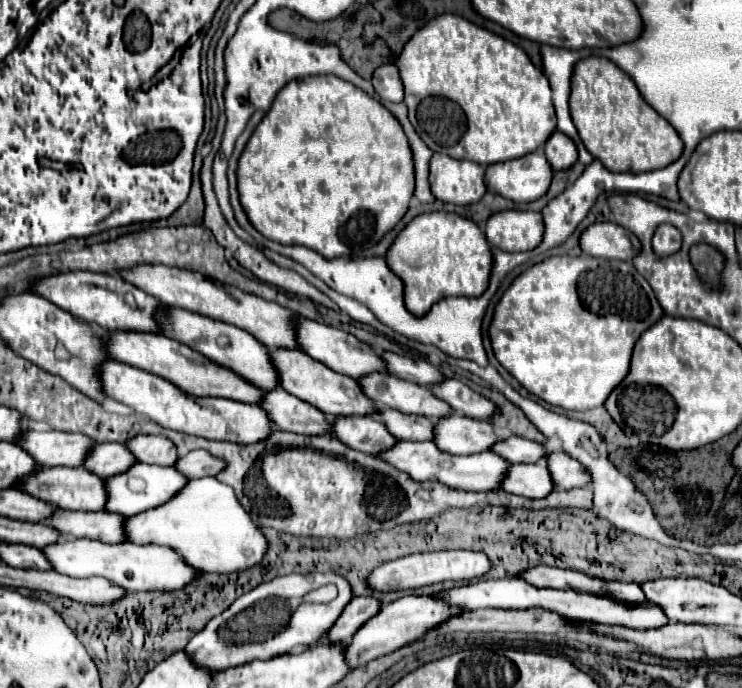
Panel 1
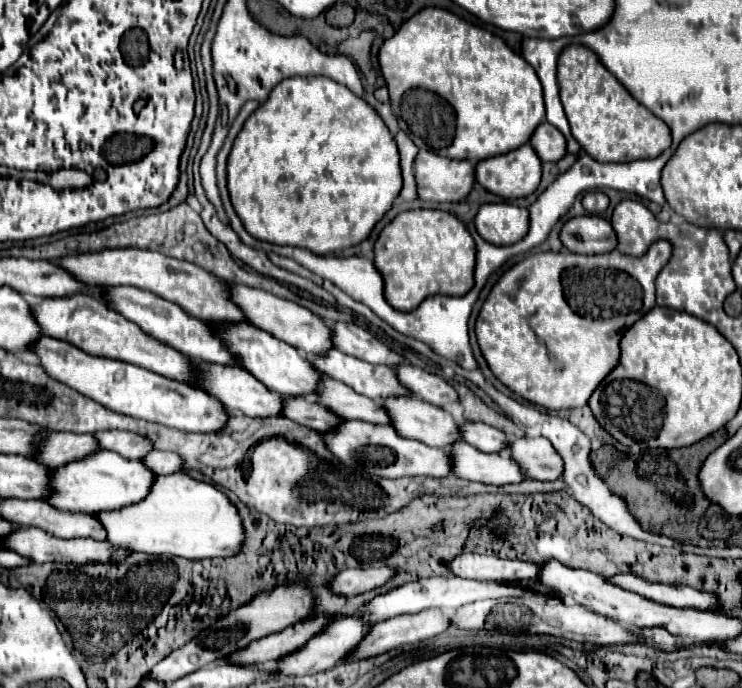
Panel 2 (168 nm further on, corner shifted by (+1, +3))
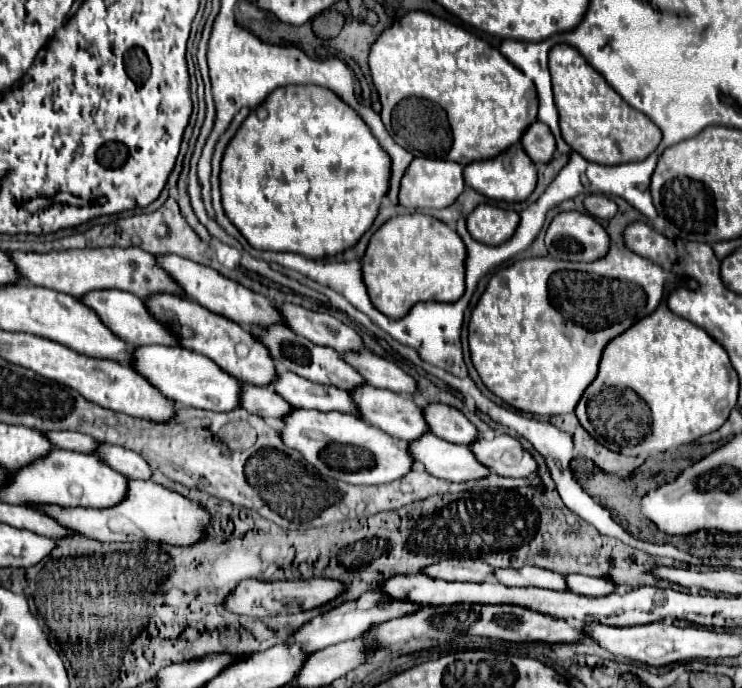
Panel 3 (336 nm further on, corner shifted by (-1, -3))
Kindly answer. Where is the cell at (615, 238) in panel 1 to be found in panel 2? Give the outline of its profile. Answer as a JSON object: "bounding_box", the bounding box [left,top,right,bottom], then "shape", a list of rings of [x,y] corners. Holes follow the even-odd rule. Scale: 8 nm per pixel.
{"bounding_box":[561,215,617,255],"shape":[[[583,215],[569,219],[563,225],[561,241],[567,251],[585,255],[607,253],[617,247],[615,229],[609,221],[605,221],[599,215]]]}

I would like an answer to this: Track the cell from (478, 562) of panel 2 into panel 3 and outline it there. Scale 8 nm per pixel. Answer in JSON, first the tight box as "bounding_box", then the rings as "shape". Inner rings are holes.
{"bounding_box":[421,559,493,581],"shape":[[[447,559],[425,567],[421,573],[445,581],[493,581],[493,569],[483,561]]]}

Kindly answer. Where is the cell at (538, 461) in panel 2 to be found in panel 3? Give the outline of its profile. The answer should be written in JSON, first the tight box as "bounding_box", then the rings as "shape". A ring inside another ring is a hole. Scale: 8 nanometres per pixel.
{"bounding_box":[469,435,537,477],"shape":[[[497,435],[493,441],[479,437],[469,445],[469,451],[477,461],[501,477],[527,477],[537,471],[535,459],[509,435]]]}

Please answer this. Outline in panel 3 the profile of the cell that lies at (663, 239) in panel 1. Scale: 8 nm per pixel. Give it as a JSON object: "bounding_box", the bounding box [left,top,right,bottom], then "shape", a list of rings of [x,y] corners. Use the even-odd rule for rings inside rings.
{"bounding_box":[471,245,675,415],"shape":[[[611,245],[605,257],[593,263],[573,263],[551,257],[515,261],[493,273],[485,293],[471,311],[471,363],[485,387],[519,411],[535,415],[573,413],[585,385],[597,377],[597,365],[605,345],[645,315],[651,315],[663,299],[665,283],[673,281],[675,275],[663,271],[657,263],[615,245]]]}

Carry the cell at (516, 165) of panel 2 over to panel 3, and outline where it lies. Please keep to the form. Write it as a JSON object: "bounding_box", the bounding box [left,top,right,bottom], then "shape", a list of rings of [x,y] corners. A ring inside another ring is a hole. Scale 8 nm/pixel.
{"bounding_box":[463,143,537,201],"shape":[[[519,143],[511,145],[509,149],[505,149],[505,153],[499,153],[489,161],[473,161],[473,165],[463,169],[463,177],[465,177],[465,183],[475,191],[483,193],[485,197],[501,199],[501,201],[523,201],[531,195],[537,183],[535,165],[529,159],[529,155],[521,149]]]}

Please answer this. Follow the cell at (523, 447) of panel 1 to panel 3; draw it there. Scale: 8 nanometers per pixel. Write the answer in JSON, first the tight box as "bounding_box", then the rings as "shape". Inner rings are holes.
{"bounding_box":[423,403,479,445],"shape":[[[431,403],[423,407],[425,421],[429,421],[429,431],[449,443],[467,445],[479,437],[477,429],[469,423],[469,419],[455,407],[443,403]]]}

